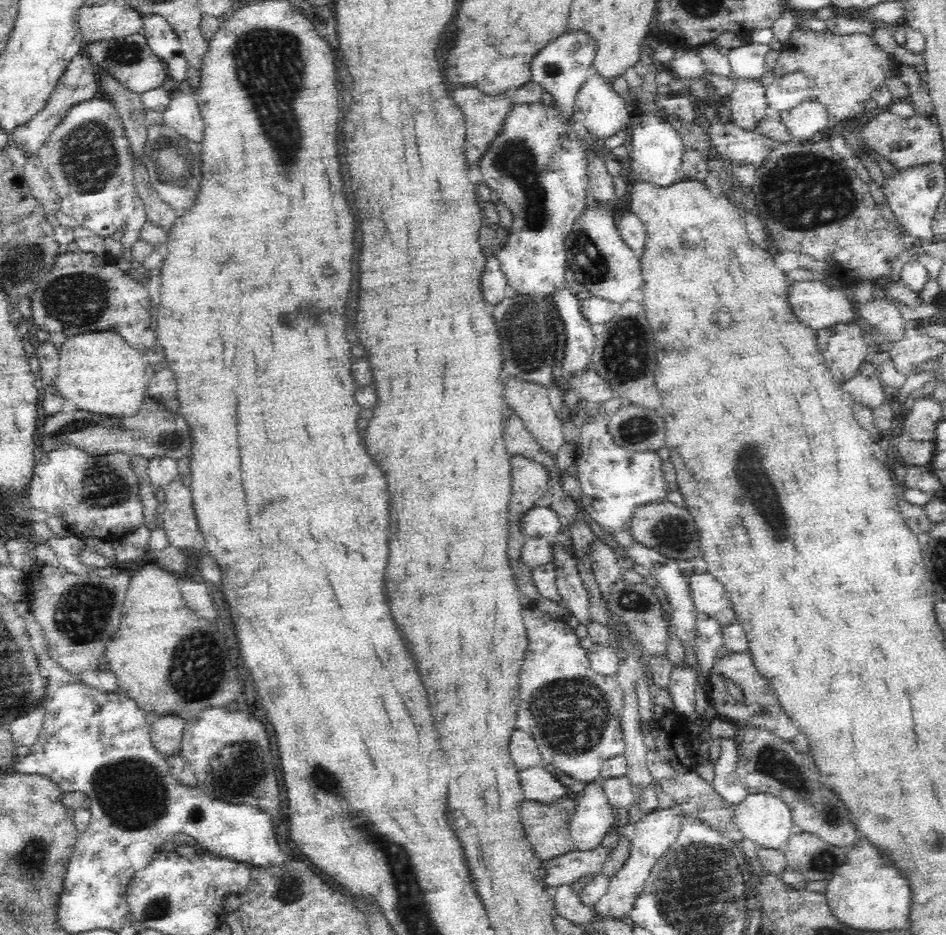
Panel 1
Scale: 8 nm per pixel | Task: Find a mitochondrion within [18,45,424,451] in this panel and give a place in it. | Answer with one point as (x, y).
(89, 156)

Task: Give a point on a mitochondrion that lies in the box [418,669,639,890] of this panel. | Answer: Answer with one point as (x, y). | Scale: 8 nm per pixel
(573, 715)

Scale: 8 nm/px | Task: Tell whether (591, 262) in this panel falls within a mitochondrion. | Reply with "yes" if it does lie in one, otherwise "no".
yes

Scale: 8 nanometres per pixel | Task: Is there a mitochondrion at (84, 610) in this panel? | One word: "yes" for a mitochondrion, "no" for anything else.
yes

